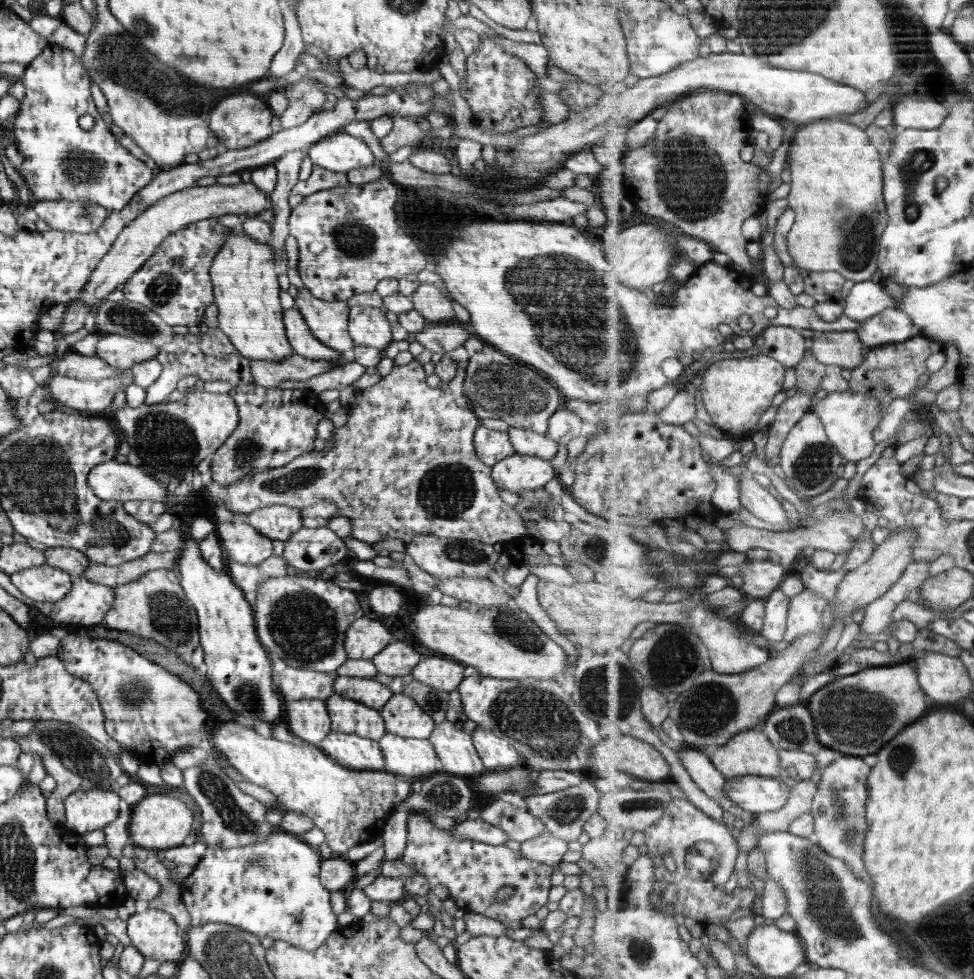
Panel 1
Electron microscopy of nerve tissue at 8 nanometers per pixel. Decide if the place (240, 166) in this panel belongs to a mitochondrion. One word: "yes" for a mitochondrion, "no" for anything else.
no

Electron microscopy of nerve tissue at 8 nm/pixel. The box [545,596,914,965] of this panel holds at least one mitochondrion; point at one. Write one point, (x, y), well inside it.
(854, 716)

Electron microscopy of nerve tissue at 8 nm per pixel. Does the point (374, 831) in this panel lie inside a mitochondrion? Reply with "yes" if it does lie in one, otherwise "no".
no

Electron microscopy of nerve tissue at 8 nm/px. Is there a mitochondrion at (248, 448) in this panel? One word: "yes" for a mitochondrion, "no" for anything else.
yes

